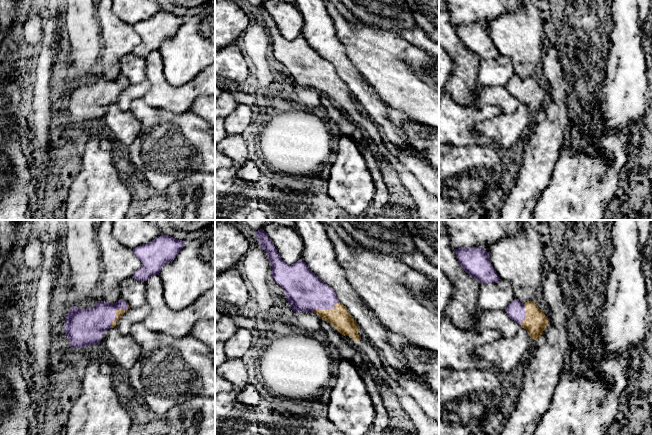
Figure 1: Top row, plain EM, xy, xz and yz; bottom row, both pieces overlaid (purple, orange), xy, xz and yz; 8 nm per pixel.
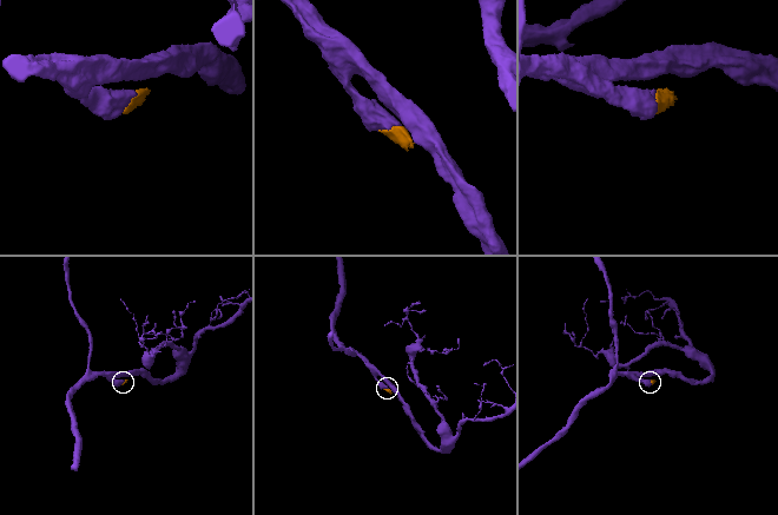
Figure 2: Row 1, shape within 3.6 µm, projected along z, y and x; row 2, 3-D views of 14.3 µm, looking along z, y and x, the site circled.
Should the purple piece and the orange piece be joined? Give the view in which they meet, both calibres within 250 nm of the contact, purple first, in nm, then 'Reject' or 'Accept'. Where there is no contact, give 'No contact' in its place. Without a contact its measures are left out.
Touches purple in xy. Thickness 280 nm (purple) against 60 nm. Accept

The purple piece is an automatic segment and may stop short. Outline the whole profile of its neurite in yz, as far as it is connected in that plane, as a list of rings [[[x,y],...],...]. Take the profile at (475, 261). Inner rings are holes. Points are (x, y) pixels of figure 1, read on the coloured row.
[[[473,247],[455,250],[458,262],[463,270],[482,284],[501,280],[494,270],[489,259],[489,254],[485,249]]]

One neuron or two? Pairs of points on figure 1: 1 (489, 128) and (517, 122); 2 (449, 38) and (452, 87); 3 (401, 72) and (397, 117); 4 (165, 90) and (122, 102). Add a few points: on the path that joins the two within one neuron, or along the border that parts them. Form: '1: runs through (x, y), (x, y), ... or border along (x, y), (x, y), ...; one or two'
1: runs through (496, 128), (510, 127); one
2: runs through (456, 50), (459, 54), (459, 75); one
3: border along (387, 104), (415, 119); two
4: border along (147, 79), (149, 89), (141, 97); two

